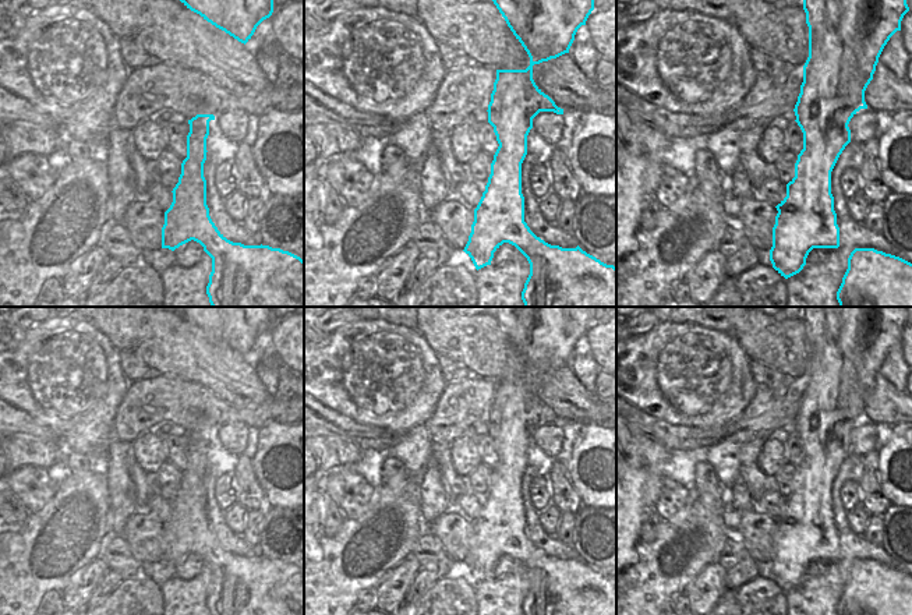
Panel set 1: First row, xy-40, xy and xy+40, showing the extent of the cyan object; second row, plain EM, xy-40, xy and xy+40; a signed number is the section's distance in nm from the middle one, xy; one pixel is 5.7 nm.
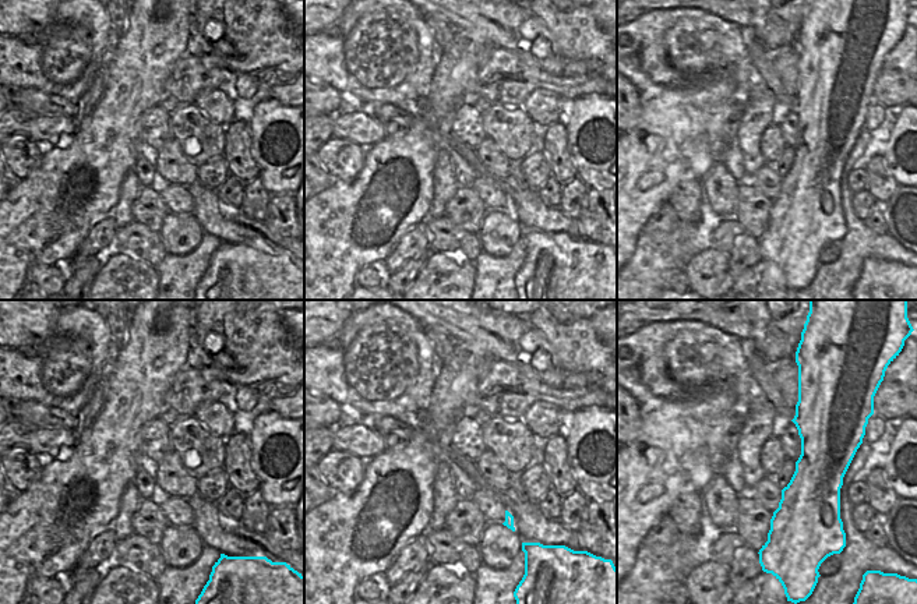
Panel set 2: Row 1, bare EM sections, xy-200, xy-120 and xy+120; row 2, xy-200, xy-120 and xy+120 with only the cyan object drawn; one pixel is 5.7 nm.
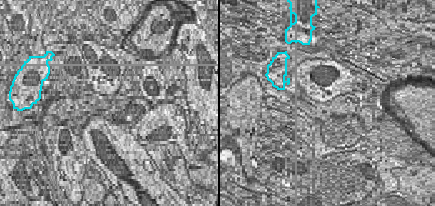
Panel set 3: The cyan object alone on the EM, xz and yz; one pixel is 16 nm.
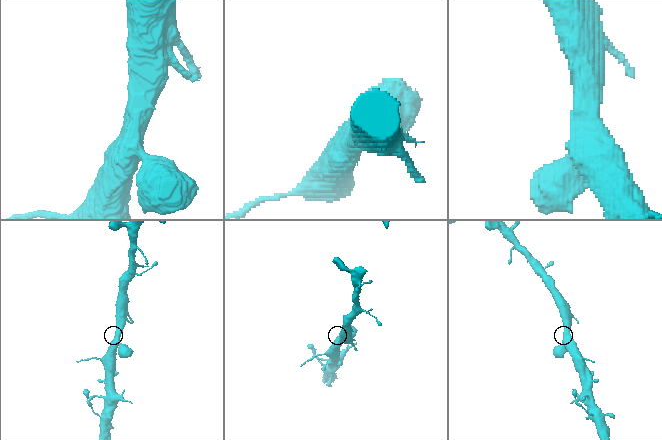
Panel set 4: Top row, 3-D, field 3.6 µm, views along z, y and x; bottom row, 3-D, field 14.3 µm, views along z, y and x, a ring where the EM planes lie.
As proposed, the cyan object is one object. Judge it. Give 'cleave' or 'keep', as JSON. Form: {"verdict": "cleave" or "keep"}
{"verdict": "keep"}

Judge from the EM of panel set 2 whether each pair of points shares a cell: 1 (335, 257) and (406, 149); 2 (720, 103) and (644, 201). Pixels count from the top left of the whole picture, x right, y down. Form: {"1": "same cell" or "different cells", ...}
{"1": "same cell", "2": "same cell"}

